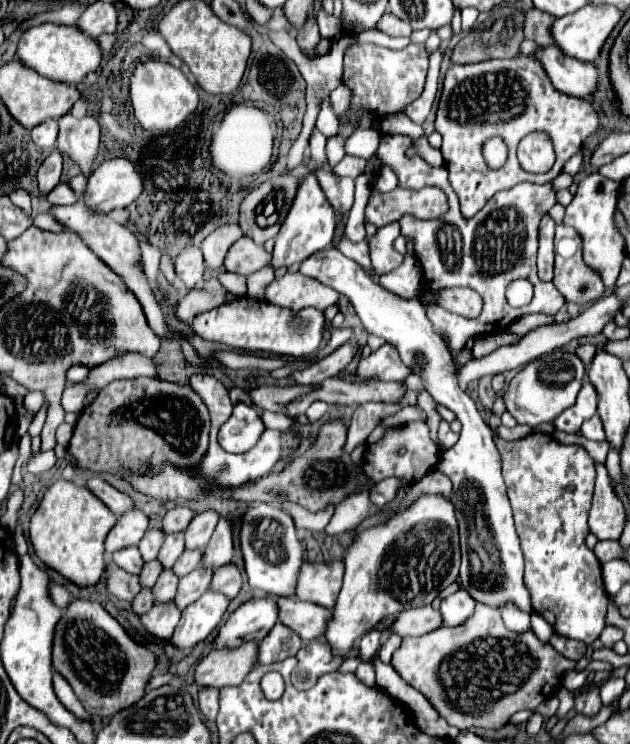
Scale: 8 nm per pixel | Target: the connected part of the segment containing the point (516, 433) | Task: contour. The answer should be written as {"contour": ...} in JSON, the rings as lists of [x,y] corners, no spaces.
{"contour":[[[500,424],[500,426],[496,428],[496,434],[498,434],[500,438],[504,438],[504,440],[518,440],[518,438],[522,438],[522,434],[524,434],[524,436],[528,436],[528,432],[530,432],[530,428],[528,428],[528,426],[506,428],[504,424]]]}

